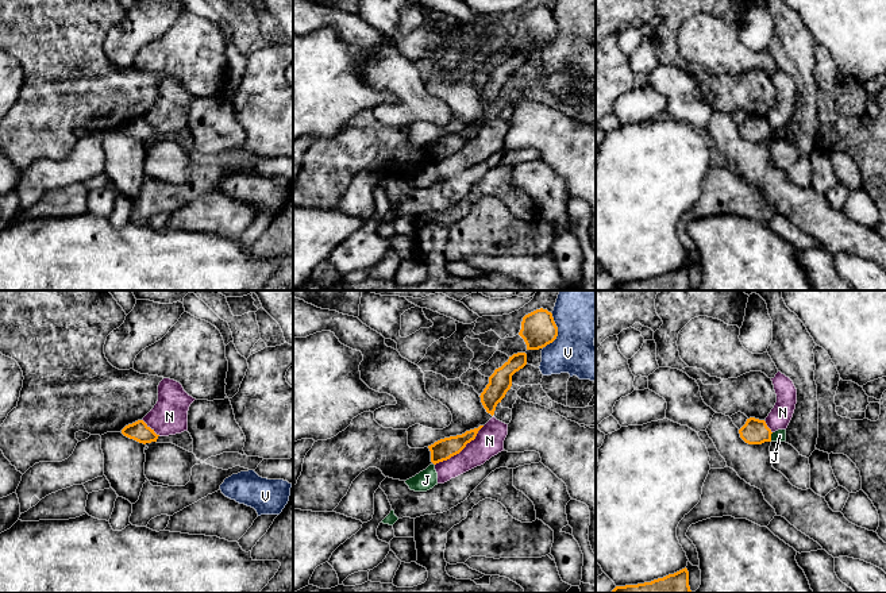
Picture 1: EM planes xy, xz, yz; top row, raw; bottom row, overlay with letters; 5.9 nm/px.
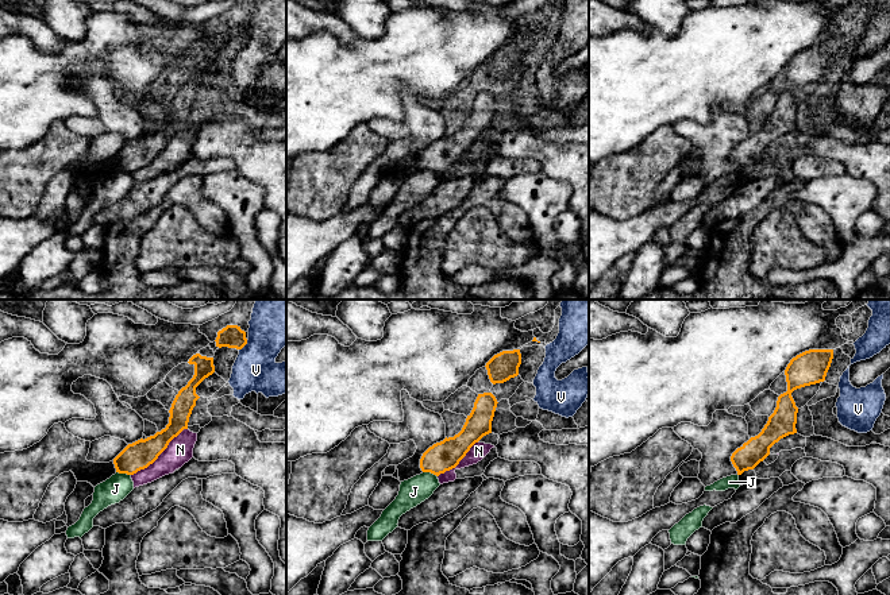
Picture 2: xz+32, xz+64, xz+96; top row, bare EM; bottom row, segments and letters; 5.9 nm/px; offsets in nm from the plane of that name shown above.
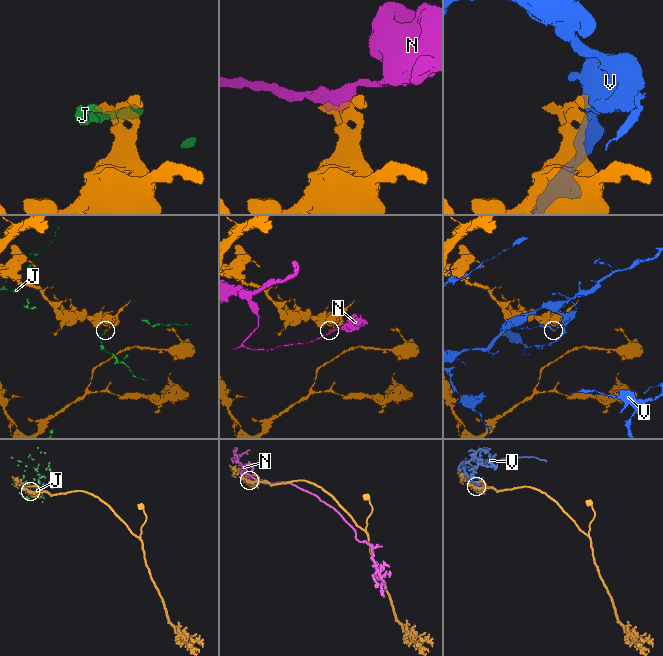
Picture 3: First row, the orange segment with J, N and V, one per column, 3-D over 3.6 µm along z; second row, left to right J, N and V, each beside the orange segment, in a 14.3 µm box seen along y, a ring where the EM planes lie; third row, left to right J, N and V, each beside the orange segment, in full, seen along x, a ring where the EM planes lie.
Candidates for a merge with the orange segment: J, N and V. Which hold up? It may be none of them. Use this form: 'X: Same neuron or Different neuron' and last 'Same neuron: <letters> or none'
J: Different neuron
N: Different neuron
V: Different neuron
Same neuron: none

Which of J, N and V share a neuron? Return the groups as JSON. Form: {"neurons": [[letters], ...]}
{"neurons": [["J"], ["N"], ["V"]]}

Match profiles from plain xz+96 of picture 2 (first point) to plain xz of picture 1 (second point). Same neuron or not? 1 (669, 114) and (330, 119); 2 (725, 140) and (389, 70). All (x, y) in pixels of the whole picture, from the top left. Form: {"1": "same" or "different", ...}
{"1": "same", "2": "same"}

